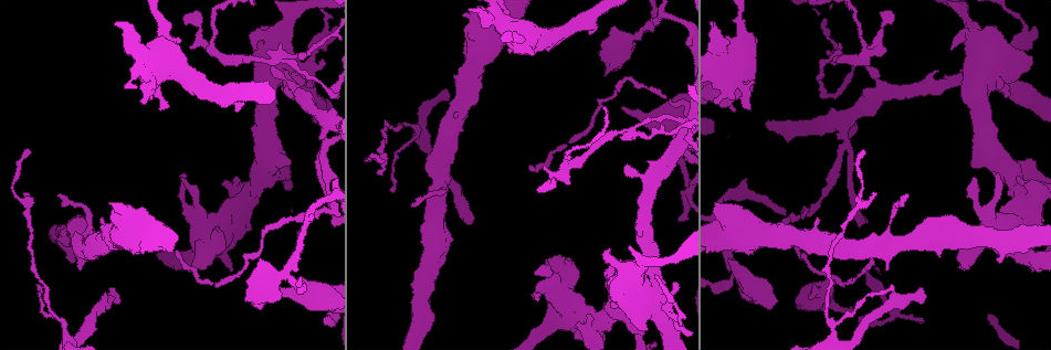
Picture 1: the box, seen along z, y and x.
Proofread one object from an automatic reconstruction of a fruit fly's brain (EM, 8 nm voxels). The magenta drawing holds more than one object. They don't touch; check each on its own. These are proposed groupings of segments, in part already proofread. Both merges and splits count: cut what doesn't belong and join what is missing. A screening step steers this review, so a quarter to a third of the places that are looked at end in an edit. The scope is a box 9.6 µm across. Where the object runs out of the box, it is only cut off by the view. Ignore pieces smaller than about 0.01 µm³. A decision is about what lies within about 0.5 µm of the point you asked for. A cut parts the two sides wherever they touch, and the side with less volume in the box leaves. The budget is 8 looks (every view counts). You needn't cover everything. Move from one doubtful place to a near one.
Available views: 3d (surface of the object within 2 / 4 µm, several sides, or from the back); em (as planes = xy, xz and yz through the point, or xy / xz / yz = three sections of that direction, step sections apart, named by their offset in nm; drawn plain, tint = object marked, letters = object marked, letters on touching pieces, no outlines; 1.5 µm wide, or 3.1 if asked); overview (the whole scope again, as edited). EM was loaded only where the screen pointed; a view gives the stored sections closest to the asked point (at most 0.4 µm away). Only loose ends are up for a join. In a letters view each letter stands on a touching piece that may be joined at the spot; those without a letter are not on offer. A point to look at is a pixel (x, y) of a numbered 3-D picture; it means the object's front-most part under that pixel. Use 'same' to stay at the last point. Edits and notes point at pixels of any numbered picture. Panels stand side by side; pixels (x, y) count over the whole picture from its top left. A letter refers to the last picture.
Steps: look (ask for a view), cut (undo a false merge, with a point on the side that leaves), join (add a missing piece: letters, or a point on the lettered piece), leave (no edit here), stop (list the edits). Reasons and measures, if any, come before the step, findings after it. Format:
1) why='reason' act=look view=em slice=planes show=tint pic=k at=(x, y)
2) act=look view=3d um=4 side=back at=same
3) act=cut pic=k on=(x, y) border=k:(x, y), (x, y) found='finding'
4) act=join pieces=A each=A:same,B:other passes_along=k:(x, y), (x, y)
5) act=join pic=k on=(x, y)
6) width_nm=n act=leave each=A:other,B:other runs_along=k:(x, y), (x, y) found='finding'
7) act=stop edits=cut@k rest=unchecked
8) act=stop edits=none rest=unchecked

why='tapers out' act=look view=3d um=2 pic=1 at=(325, 325)

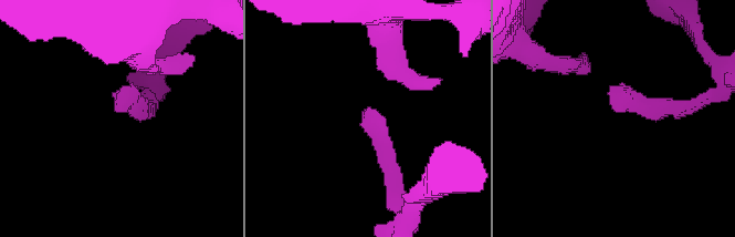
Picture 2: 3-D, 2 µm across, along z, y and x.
why='need the tissue' act=look view=em slice=planes show=tint pic=2 at=(369, 110)

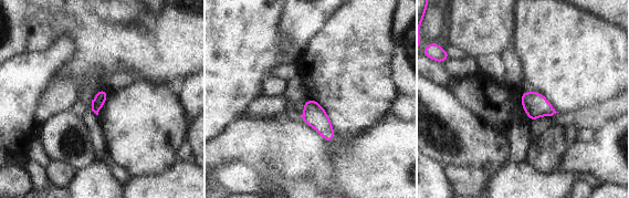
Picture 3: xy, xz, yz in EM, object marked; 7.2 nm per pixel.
act=look view=em slice=planes show=letters at=same

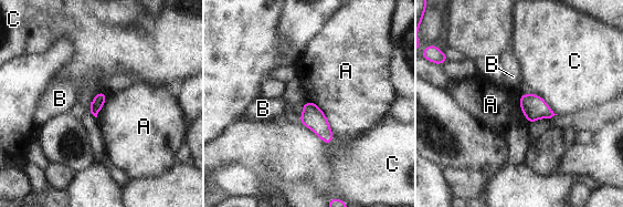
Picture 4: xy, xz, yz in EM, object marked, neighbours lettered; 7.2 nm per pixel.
longest_contact=A:320nm act=leave each=A:other,B:other,C:other border=4:(307, 100), (320, 109), (334, 135) found='none of them fits'

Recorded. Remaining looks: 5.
why='an open end' act=look view=3d um=2 pic=1 at=(810, 298)

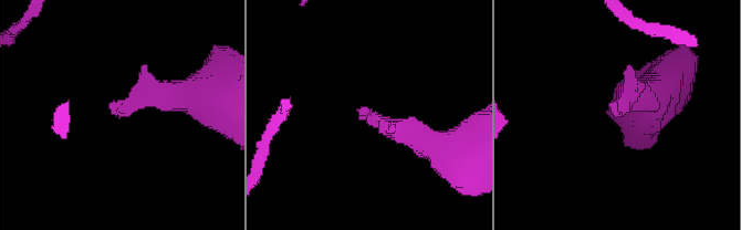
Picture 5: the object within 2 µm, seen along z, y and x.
why='now the EM' act=look view=em slice=planes show=letters pic=5 at=(114, 109)

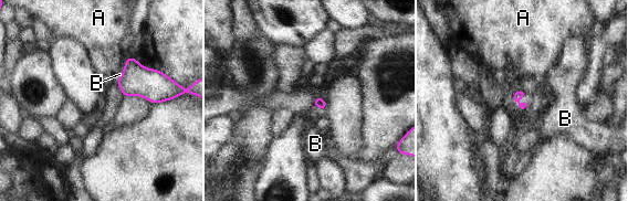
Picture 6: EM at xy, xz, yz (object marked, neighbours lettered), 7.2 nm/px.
act=leave each=A:other,B:other border=6:(127, 55), (122, 71) found='none of them fits'

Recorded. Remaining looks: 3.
why='arms run side by side' act=look view=em slice=planes show=letters pic=1 at=(326, 143)

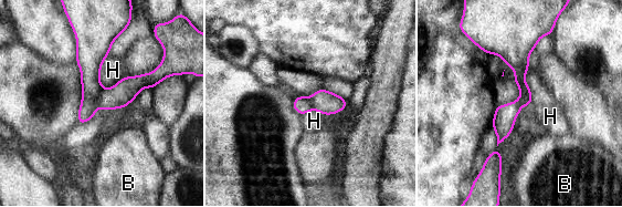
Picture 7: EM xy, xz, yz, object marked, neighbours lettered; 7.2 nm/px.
act=cut pic=7 on=(90, 65) each=B:other,H:other border=7:(104, 90), (98, 105) found='a second cell is stuck on'

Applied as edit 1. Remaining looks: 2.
act=stop edits=cut@7 rest=unchecked

